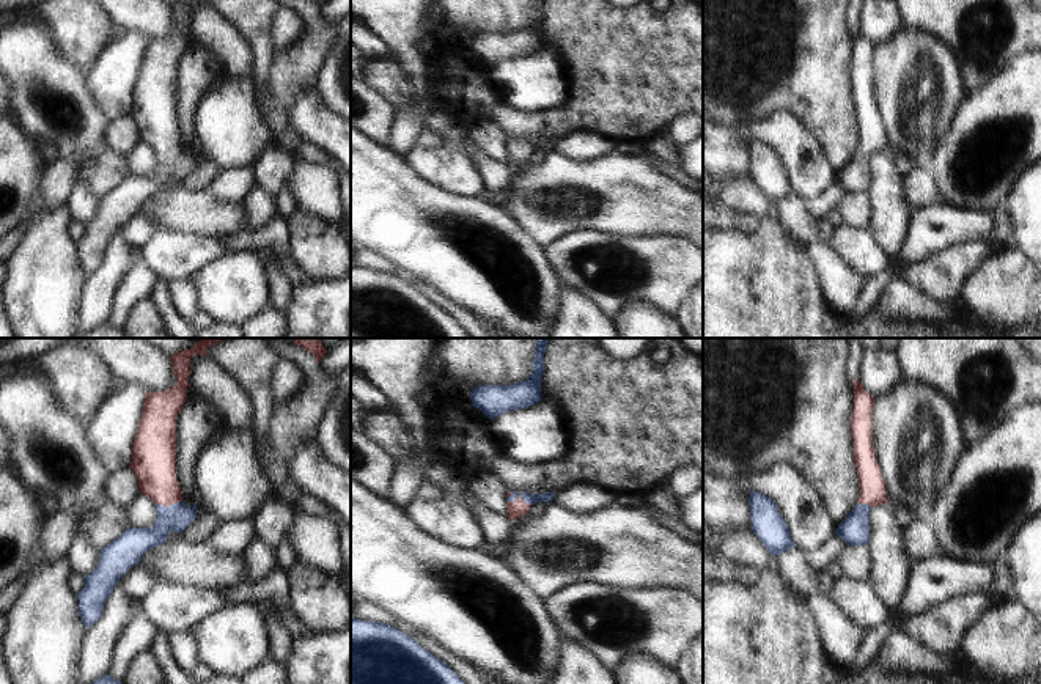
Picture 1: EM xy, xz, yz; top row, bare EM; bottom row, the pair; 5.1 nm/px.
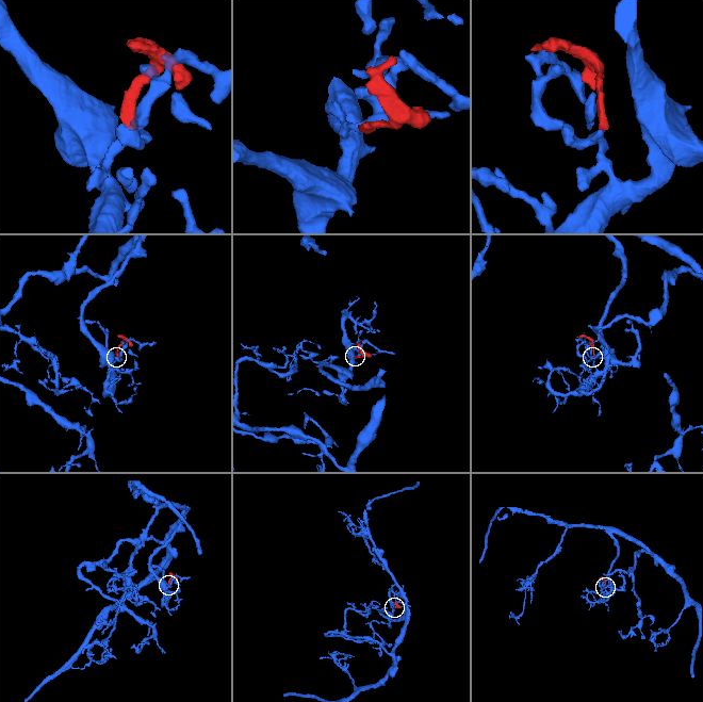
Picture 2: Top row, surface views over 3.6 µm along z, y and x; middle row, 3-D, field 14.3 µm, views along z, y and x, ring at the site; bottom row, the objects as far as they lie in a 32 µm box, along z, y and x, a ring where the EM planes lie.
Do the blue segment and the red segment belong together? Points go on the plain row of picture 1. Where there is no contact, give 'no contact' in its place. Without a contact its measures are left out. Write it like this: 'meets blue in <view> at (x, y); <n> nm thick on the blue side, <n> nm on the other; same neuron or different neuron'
meets blue in xz at (516, 145); 60 nm thick on the blue side, 90 nm on the other; same neuron

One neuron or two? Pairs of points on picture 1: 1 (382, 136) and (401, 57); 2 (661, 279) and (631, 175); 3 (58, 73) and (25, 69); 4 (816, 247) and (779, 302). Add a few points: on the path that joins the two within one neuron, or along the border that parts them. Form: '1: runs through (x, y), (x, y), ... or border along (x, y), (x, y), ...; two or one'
1: border along (395, 109), (390, 139), (386, 143); two
2: border along (612, 233), (686, 236); two
3: runs through (51, 73), (33, 69); one
4: border along (802, 239), (818, 271), (821, 288); two

